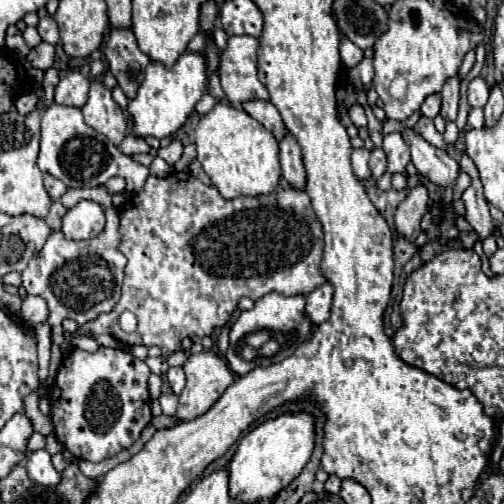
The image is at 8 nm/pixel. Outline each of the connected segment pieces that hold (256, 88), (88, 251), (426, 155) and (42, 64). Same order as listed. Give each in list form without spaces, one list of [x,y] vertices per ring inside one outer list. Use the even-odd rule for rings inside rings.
[[[240,35],[230,37],[220,59],[220,85],[234,107],[240,107],[248,99],[268,99],[266,87],[256,73],[256,49],[258,39]]]
[[[110,207],[106,229],[94,239],[72,241],[66,239],[62,231],[54,231],[46,239],[42,251],[32,257],[28,267],[22,271],[22,287],[48,303],[48,323],[52,327],[62,325],[66,319],[72,319],[82,327],[100,315],[110,313],[120,301],[126,257],[120,251],[122,235],[118,227],[118,211],[116,207]]]
[[[406,129],[402,133],[410,143],[412,163],[416,165],[418,173],[422,177],[428,177],[428,181],[432,181],[434,185],[452,187],[460,175],[458,161],[452,159],[444,149],[432,147],[430,143],[422,141],[422,137],[418,137],[412,129]]]
[[[42,41],[40,45],[36,45],[36,47],[30,49],[28,57],[30,57],[30,65],[32,65],[32,67],[46,71],[46,69],[50,69],[52,63],[54,63],[54,47],[52,47],[50,43],[44,43],[44,41]]]

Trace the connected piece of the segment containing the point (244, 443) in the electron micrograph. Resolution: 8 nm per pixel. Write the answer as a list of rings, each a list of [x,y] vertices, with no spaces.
[[[286,411],[254,427],[238,445],[230,461],[230,495],[244,503],[270,501],[280,489],[294,481],[314,451],[314,415],[308,411]]]

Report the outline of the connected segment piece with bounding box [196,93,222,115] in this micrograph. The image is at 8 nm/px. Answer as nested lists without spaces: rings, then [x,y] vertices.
[[[206,93],[206,95],[204,95],[200,101],[198,101],[196,111],[198,111],[200,115],[206,115],[206,113],[208,113],[208,111],[210,111],[210,109],[216,105],[216,103],[222,103],[222,101],[220,101],[220,99],[214,99],[210,93]]]

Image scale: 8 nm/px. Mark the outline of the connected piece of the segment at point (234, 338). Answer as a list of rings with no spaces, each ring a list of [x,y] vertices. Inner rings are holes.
[[[272,291],[272,293],[264,295],[264,297],[260,297],[250,311],[242,311],[242,315],[236,319],[236,323],[234,323],[232,329],[230,329],[230,333],[232,333],[232,335],[230,335],[230,347],[228,347],[228,351],[226,351],[226,361],[228,361],[230,369],[232,369],[236,375],[246,375],[246,373],[252,371],[254,367],[268,367],[268,365],[274,365],[274,363],[278,363],[278,361],[290,357],[290,353],[294,353],[294,349],[296,349],[300,343],[304,343],[304,341],[308,339],[308,335],[312,333],[312,321],[310,321],[310,317],[306,315],[306,309],[304,309],[304,307],[306,307],[306,295],[282,295],[282,293]],[[260,329],[268,331],[268,333],[274,337],[274,341],[278,341],[280,349],[278,349],[276,353],[272,353],[270,357],[266,357],[266,355],[256,355],[256,357],[252,357],[252,359],[244,359],[242,351],[244,351],[244,347],[246,347],[246,341],[244,341],[246,333],[260,331]]]

